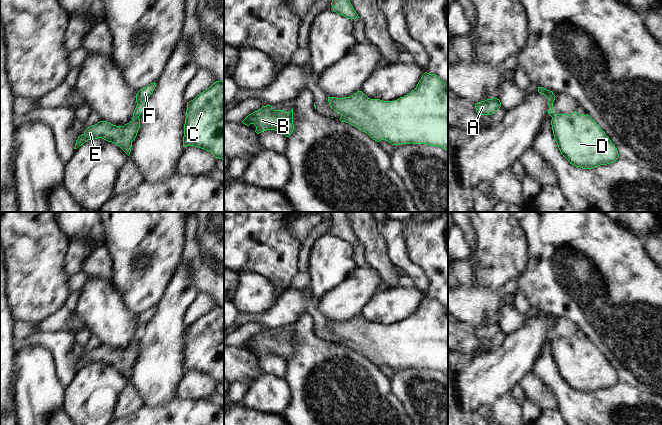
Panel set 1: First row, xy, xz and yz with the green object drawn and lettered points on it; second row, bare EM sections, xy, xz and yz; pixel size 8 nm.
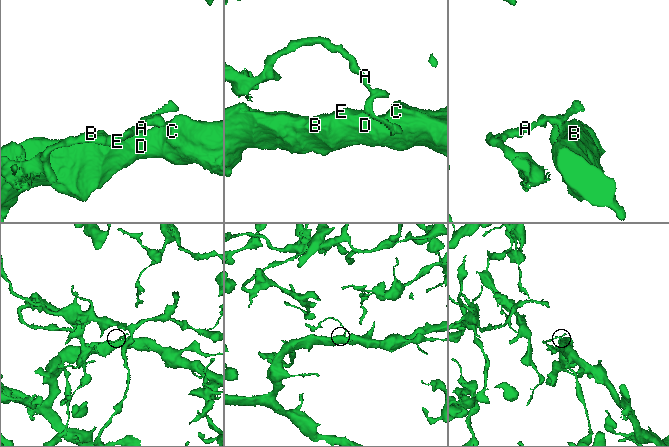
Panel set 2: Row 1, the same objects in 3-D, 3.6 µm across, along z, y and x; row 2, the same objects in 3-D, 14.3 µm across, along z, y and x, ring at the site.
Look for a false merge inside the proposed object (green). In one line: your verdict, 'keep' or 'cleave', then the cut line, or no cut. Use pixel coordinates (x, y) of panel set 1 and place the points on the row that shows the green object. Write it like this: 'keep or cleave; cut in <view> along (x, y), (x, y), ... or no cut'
cleave; cut in xy along (133, 115), (138, 117)

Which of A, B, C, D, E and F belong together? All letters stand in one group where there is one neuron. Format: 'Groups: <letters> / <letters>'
Groups: A F / B C D E.

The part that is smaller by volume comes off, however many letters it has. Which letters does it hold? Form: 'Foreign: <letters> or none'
Foreign: A, F

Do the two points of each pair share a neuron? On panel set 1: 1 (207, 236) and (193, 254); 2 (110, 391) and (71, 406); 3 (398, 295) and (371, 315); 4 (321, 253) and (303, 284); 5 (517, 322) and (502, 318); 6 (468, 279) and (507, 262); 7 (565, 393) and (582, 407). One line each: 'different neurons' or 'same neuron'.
1: different neurons
2: same neuron
3: same neuron
4: different neurons
5: same neuron
6: different neurons
7: same neuron

